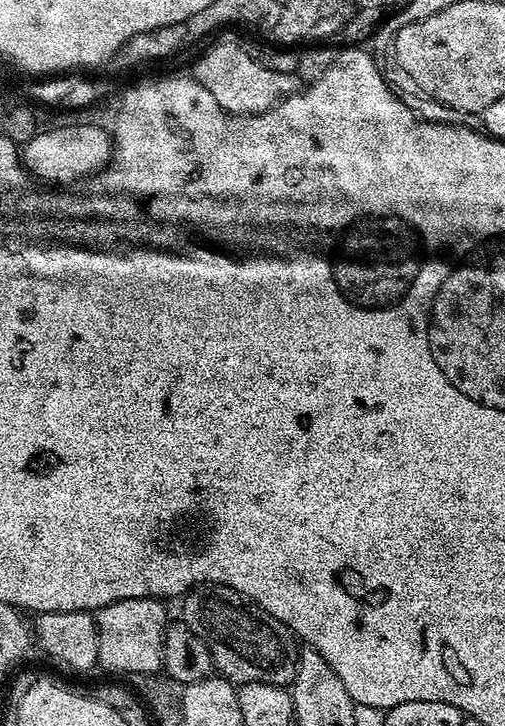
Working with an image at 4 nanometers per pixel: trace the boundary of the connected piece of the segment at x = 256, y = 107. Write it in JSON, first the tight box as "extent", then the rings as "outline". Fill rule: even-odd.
{"extent":[190,40,296,117],"outline":[[[216,40],[196,60],[190,69],[194,79],[214,94],[214,102],[225,108],[229,114],[255,117],[255,112],[268,112],[279,100],[284,100],[296,88],[296,72],[279,72],[262,66],[255,60],[247,47],[236,40]]]}

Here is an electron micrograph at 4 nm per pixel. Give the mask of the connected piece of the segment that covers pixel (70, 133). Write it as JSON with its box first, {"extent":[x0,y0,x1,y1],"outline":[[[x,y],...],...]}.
{"extent":[23,124,114,181],"outline":[[[64,124],[61,128],[48,128],[37,131],[29,144],[23,145],[24,167],[37,181],[40,180],[77,180],[97,173],[105,168],[114,151],[114,140],[104,128],[96,124]]]}

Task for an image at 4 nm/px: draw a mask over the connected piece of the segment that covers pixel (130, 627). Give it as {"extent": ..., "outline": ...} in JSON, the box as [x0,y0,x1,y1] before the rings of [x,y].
{"extent":[95,598,170,676],"outline":[[[126,598],[95,613],[98,630],[98,664],[108,672],[125,672],[140,676],[143,672],[160,672],[164,662],[164,631],[170,617],[165,601],[154,598]]]}

